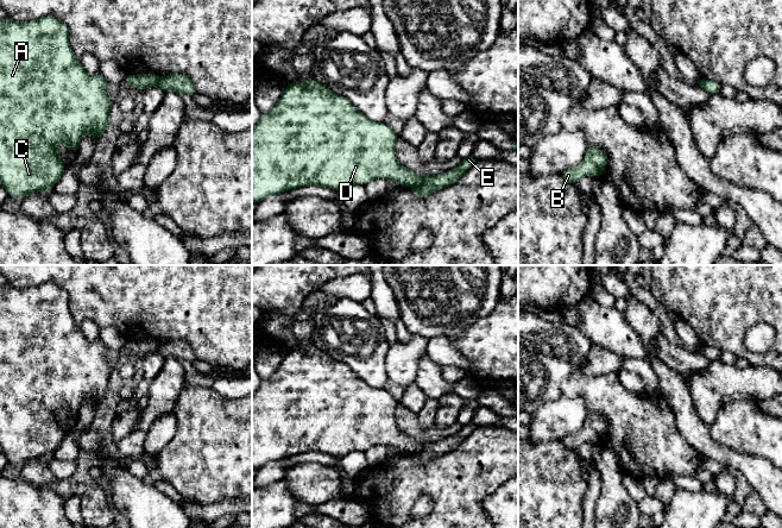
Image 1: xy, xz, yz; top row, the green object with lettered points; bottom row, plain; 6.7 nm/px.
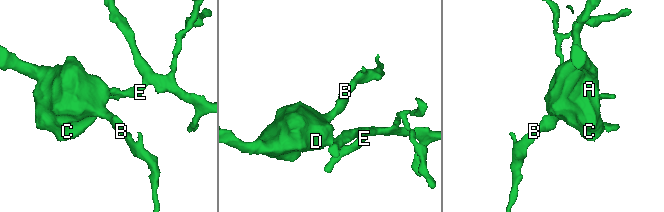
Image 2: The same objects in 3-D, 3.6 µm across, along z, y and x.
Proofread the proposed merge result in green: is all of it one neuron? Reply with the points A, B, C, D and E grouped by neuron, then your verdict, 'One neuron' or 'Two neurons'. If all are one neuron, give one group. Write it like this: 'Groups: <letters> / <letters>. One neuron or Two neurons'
Groups: A B C D / E. Two neurons

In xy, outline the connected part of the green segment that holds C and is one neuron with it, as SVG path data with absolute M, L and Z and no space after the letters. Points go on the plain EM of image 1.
M46 282L37 287L18 289L8 283L0 287L0 446L11 464L25 464L33 459L50 457L65 438L65 432L61 427L58 411L61 409L69 411L71 419L77 419L82 403L87 400L100 407L109 390L109 379L112 377L111 365L106 358L106 347L100 339L88 341L81 328L74 320L69 309L68 294L53 282Z

